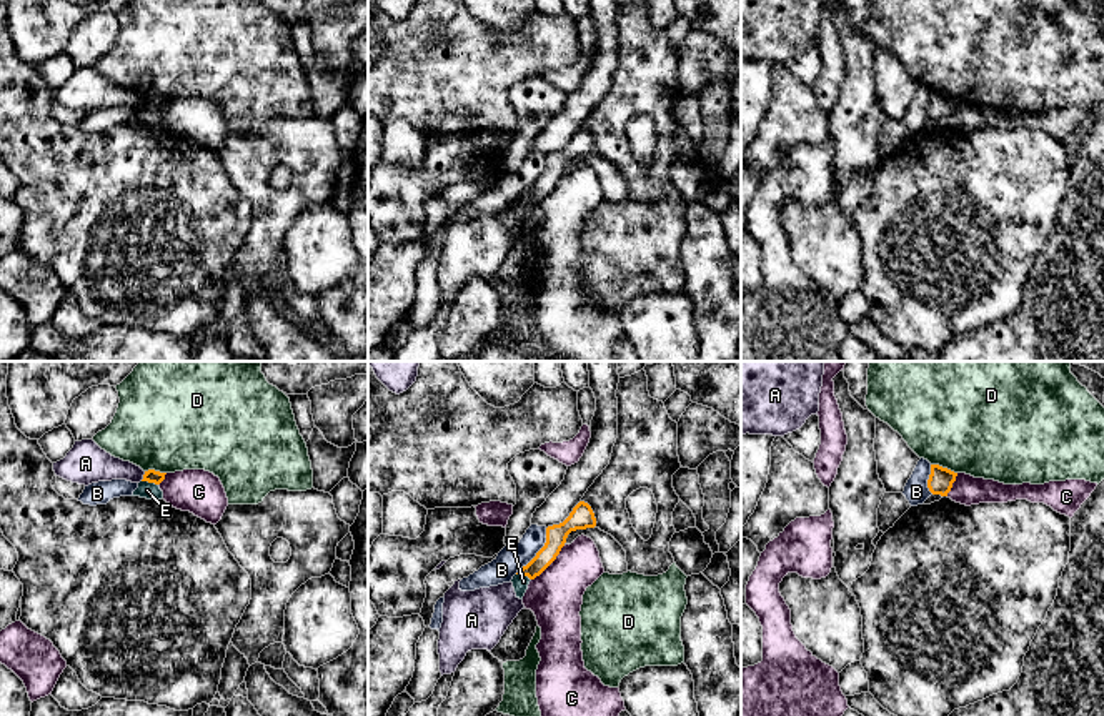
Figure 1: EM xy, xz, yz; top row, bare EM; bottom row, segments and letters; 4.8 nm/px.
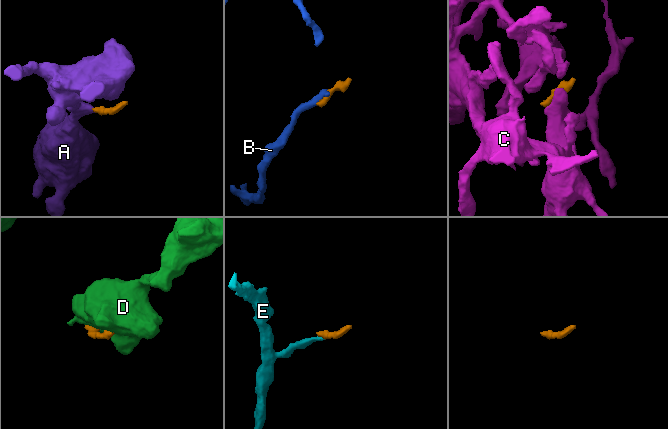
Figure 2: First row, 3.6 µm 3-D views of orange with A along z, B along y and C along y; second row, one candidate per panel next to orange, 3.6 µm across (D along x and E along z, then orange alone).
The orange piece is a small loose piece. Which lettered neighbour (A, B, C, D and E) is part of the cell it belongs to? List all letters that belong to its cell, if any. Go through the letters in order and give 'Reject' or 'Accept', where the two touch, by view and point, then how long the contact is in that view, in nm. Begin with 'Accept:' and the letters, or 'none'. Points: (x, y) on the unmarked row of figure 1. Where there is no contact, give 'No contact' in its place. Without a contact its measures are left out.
Accept: E
A: Reject. Touches orange at xy (144, 104). Shared border 50 nm
B: Reject. Touches orange at xz (538, 178). Shared border 280 nm
C: Reject. Touches orange at xz (550, 190). Shared border 240 nm
D: Reject. Touches orange at yz (944, 95). Shared border 140 nm
E: Accept. Touches orange at xy (150, 109). Shared border 80 nm

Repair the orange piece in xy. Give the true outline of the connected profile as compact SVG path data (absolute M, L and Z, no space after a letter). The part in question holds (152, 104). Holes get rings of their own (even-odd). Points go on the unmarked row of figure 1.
M148 97L143 102L143 107L138 110L138 115L133 118L132 123L140 123L147 127L162 127L163 118L160 117L160 110L165 107L167 100L160 100L155 97Z

